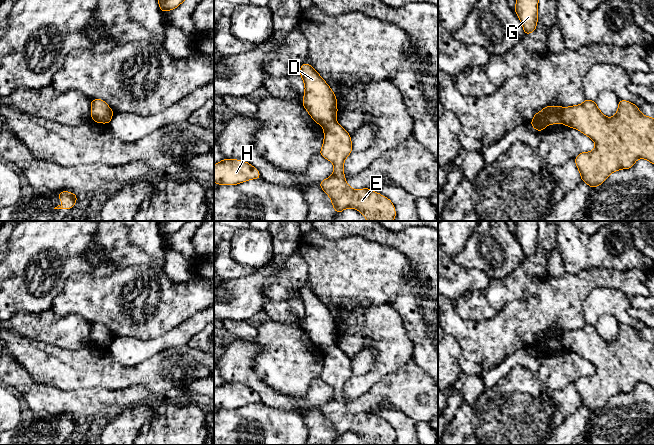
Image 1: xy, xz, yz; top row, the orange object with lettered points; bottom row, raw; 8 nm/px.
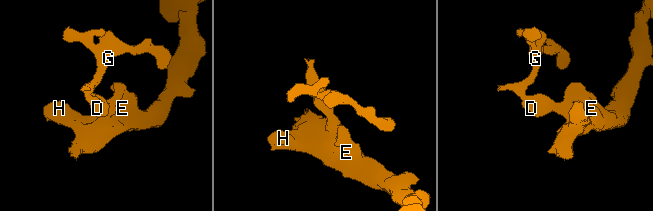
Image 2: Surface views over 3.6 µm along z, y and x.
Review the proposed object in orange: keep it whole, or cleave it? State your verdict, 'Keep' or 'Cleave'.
Cleave

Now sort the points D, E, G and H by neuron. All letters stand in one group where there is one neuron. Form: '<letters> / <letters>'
D G / E H

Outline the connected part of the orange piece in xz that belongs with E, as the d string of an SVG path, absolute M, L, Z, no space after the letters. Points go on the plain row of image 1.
M336 345L324 349L323 354L324 366L319 378L334 388L334 396L319 408L330 420L336 437L353 432L361 436L367 445L393 445L396 436L390 423L369 412L352 413L345 404L343 388L353 375L351 359Z

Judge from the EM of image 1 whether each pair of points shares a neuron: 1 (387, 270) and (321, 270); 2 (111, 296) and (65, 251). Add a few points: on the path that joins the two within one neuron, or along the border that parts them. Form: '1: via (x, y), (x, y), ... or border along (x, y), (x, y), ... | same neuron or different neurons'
1: via (371, 270), (337, 270) | same neuron
2: border along (111, 272), (105, 276), (73, 273), (65, 280) | different neurons

